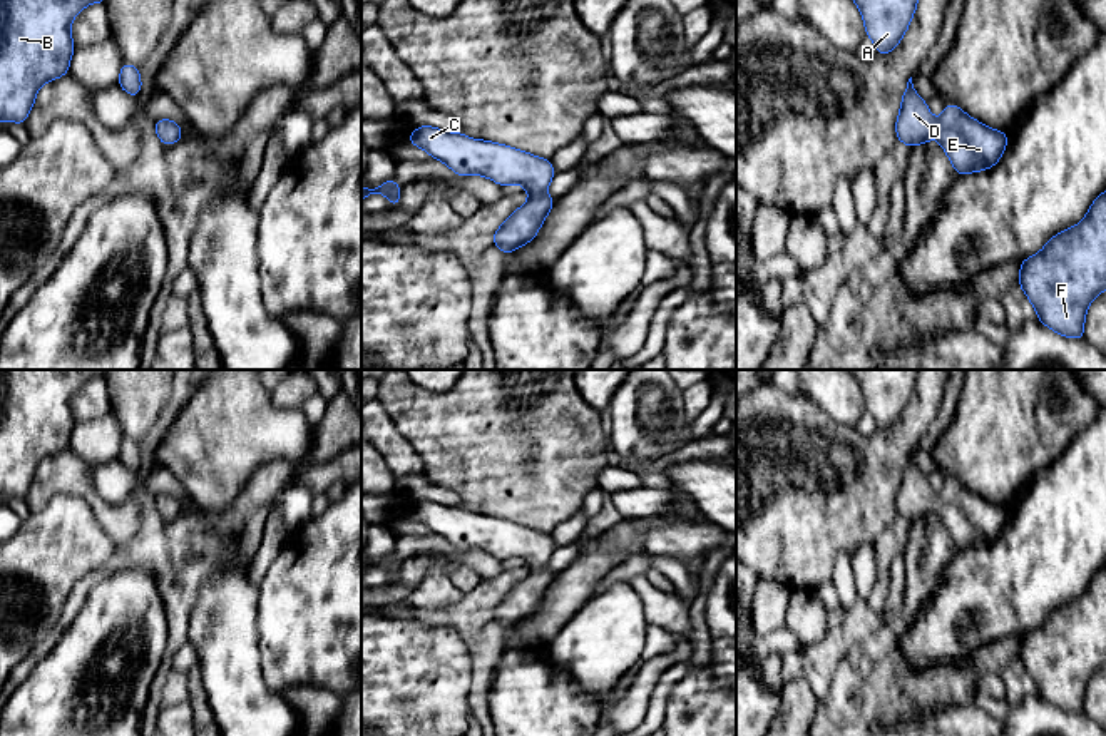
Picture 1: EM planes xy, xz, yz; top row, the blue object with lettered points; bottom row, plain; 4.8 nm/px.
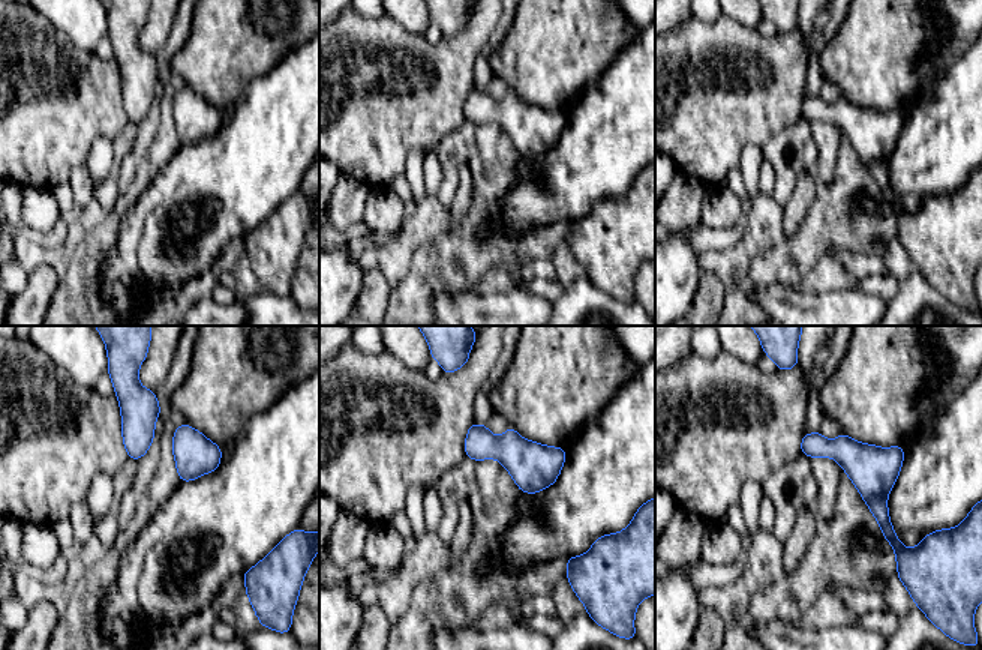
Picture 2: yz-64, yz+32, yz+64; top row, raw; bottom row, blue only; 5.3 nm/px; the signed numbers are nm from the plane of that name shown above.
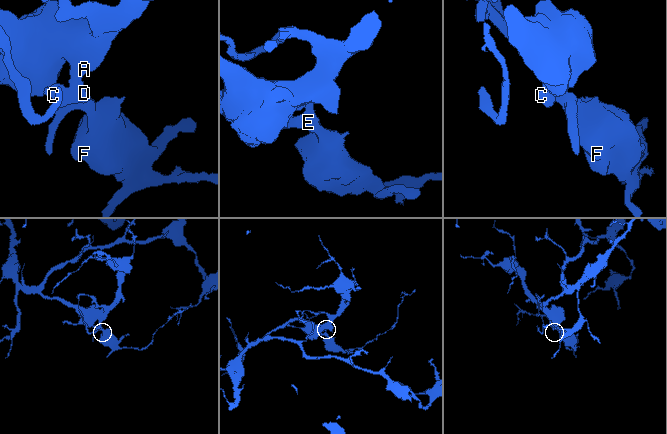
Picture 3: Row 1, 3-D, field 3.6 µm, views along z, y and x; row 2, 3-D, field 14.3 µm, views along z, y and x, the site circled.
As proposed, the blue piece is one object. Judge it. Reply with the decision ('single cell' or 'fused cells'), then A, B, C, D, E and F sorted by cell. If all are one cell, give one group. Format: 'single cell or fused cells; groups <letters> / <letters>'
single cell; groups A B C D E F

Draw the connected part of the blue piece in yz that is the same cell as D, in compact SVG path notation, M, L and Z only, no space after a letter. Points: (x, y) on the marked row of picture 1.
M907 82L899 117L897 139L909 147L937 139L959 176L994 167L1007 147L1007 132L984 125L967 115L959 105L947 104L944 114L934 119L927 100Z

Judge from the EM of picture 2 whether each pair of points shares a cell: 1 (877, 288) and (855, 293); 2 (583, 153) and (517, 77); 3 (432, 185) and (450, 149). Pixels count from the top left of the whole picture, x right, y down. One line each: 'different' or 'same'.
1: different
2: different
3: different

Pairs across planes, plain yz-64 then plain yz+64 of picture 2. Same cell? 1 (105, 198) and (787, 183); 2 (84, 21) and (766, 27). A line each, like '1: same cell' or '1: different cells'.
1: same cell
2: different cells

